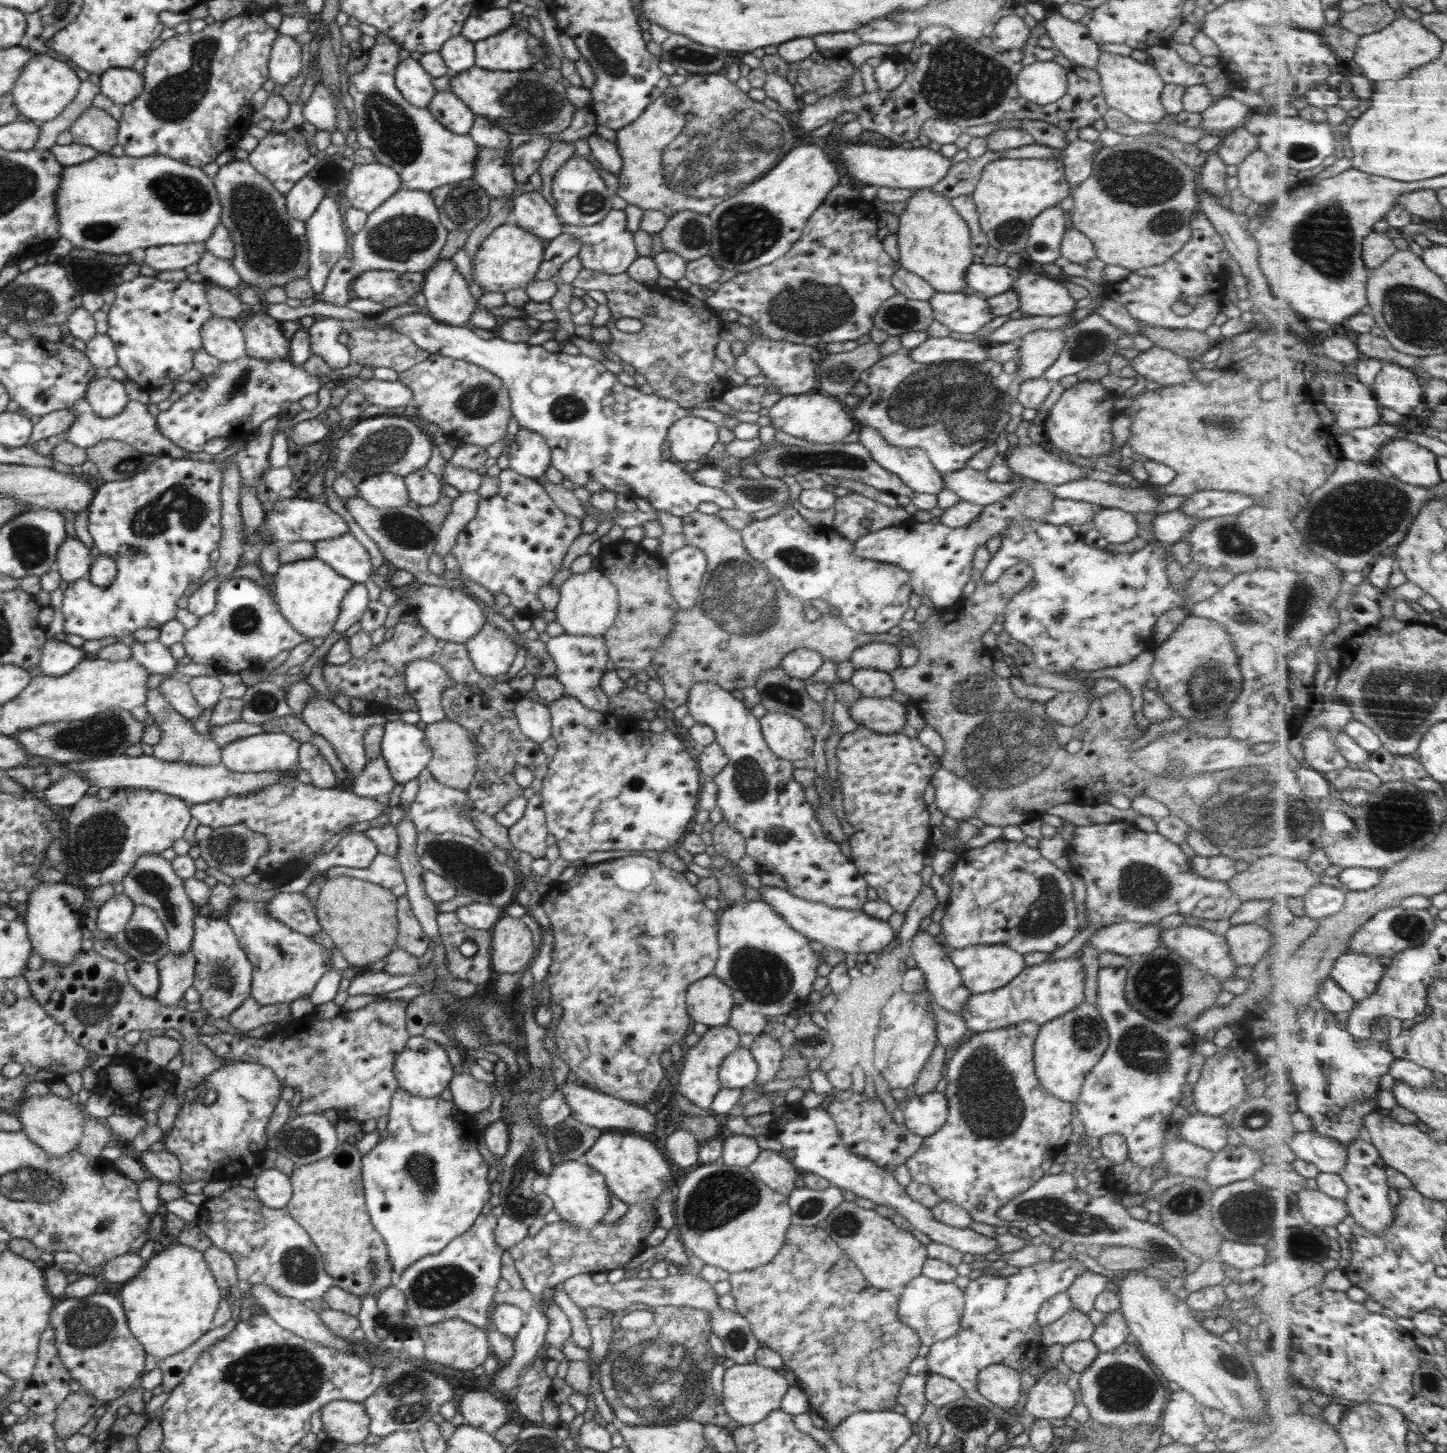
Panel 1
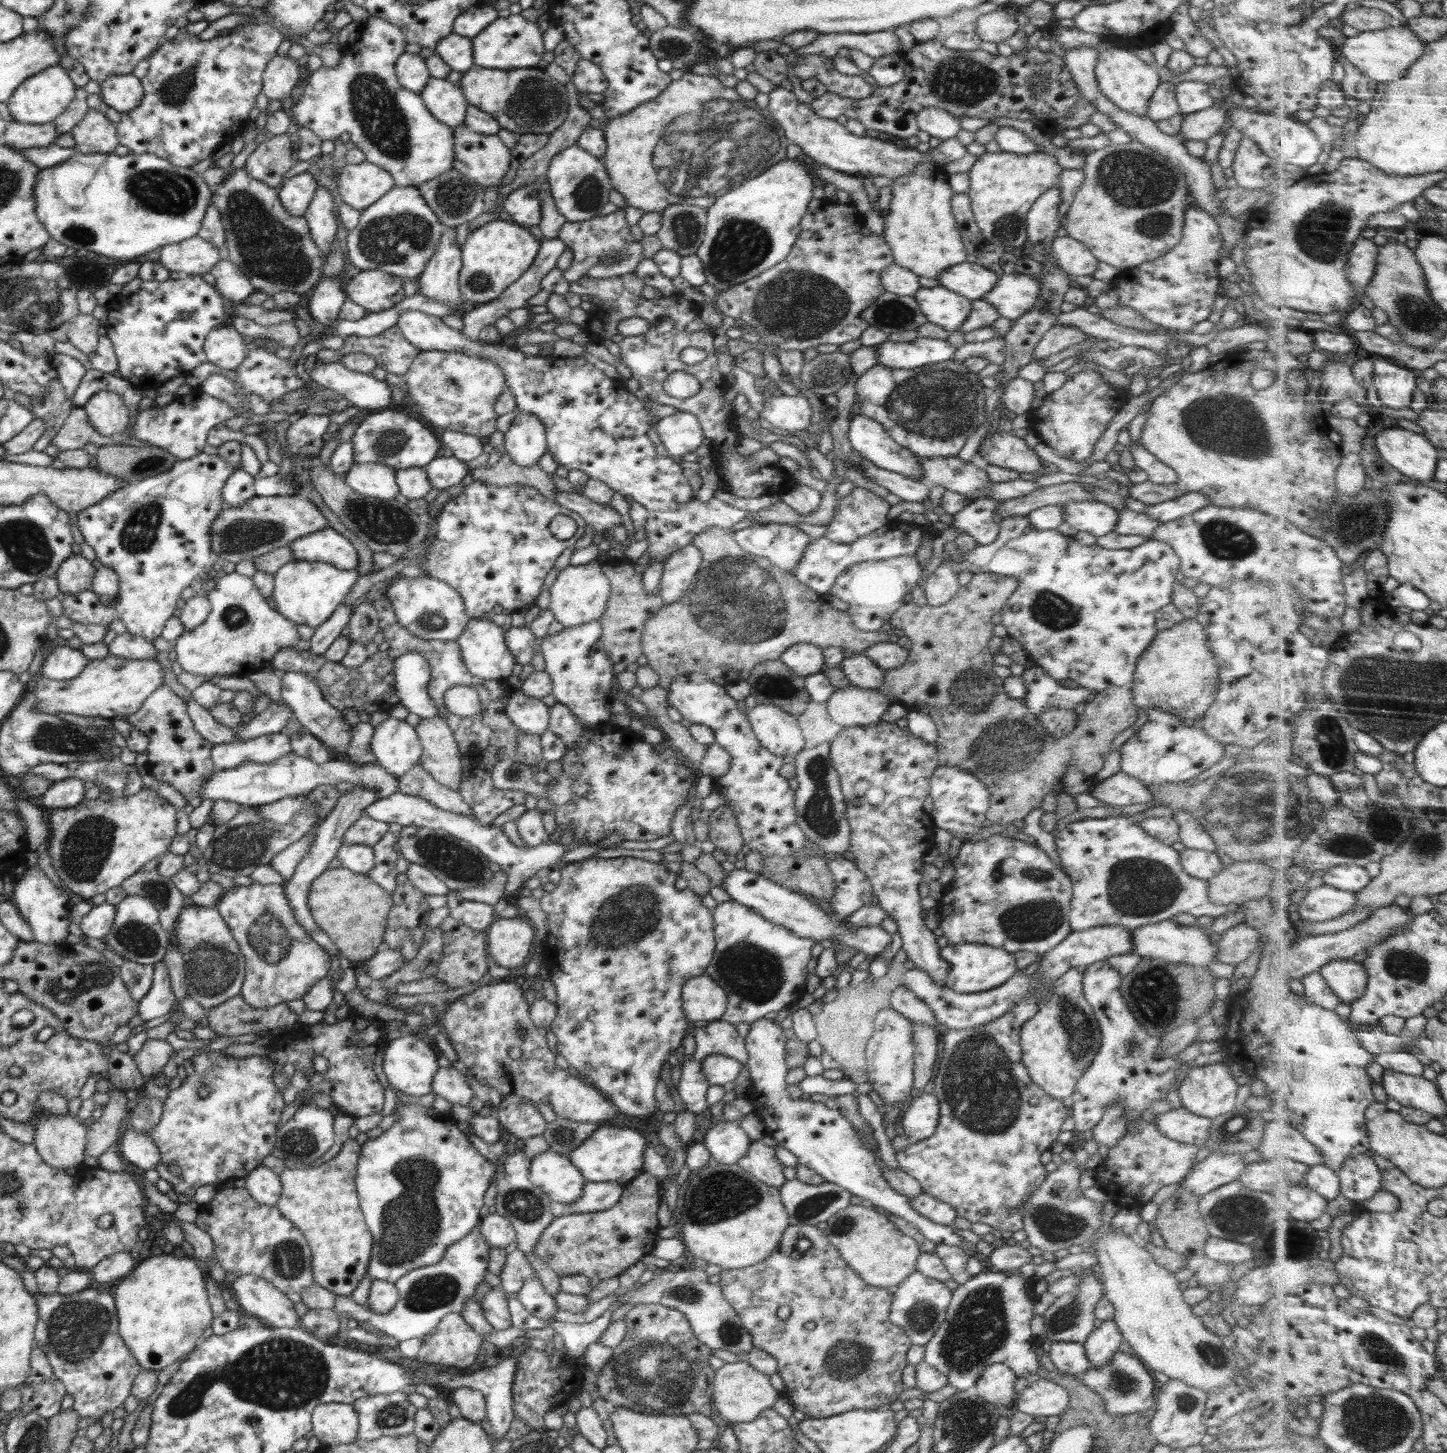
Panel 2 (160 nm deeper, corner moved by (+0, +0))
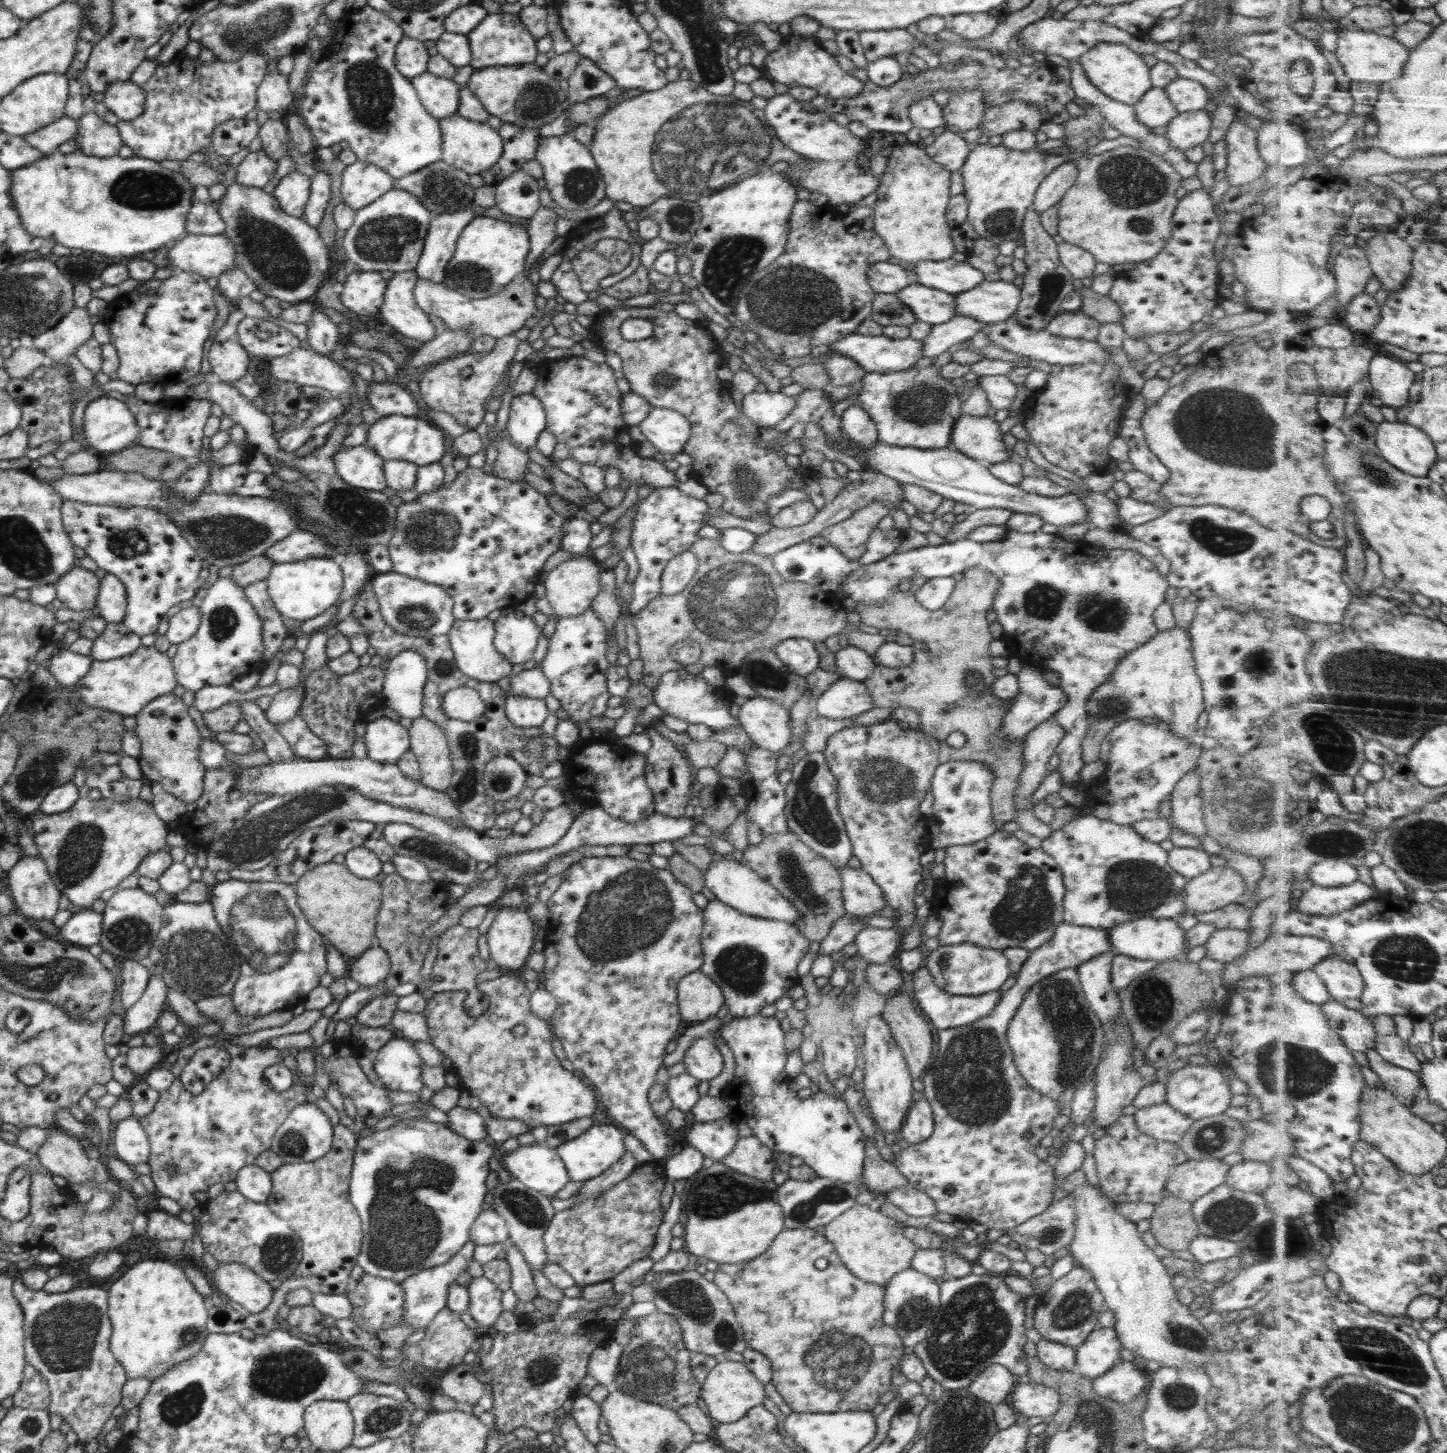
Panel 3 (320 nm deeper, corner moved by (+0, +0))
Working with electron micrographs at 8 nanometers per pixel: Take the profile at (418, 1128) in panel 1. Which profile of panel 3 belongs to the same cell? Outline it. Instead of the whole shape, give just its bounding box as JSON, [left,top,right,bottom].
[349,1120,498,1282]

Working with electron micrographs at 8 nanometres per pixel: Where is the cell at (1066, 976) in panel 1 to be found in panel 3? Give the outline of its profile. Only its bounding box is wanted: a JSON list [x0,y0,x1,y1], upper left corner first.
[912,965,1002,1030]

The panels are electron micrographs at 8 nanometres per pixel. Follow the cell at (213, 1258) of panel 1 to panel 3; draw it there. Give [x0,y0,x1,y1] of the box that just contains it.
[145,1207,197,1240]

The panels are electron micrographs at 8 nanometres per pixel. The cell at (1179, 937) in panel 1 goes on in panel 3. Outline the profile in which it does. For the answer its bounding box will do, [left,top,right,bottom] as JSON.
[1107,918,1190,962]

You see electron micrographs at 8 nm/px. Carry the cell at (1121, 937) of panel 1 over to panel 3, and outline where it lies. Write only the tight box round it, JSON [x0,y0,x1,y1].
[893,923,1119,1233]

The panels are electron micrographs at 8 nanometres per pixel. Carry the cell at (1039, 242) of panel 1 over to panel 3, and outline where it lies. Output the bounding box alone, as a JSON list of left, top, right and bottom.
[1031,162,1080,215]

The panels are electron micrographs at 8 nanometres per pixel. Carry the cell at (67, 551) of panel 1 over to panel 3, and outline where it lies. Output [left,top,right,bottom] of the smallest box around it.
[53,566,100,612]

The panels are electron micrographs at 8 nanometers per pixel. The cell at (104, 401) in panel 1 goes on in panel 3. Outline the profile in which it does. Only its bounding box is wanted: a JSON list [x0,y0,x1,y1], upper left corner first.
[83,396,139,457]

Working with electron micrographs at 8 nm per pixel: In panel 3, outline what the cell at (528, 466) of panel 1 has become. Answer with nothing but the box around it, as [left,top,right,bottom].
[507,393,547,453]

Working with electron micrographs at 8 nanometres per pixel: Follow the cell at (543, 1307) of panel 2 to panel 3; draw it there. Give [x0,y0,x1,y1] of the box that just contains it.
[504,1241,540,1302]

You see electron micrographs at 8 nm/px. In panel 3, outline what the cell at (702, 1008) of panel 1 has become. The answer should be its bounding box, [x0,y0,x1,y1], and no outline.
[677,970,725,1023]

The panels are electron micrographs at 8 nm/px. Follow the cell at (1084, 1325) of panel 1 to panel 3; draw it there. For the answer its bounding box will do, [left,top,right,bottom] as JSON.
[1033,1265,1106,1349]

